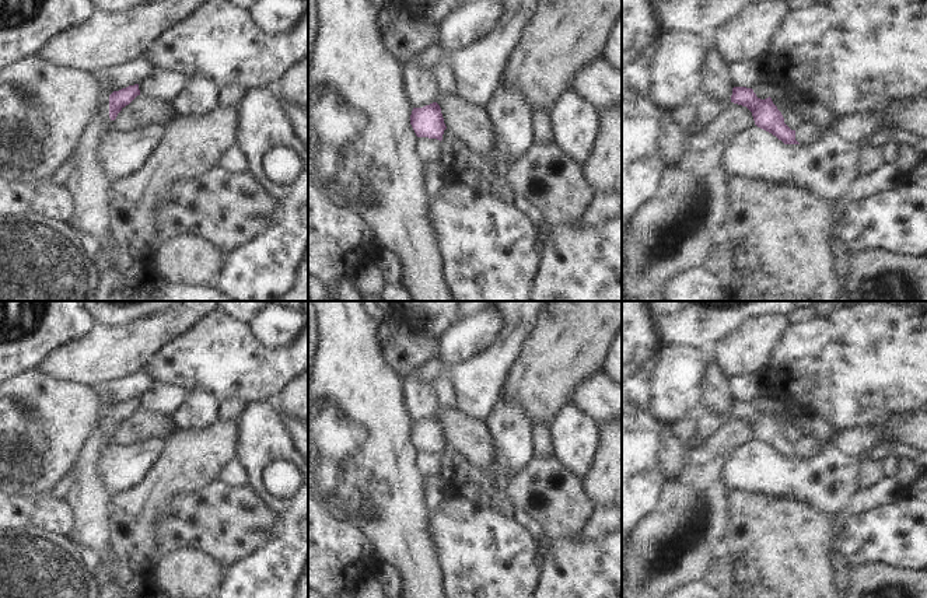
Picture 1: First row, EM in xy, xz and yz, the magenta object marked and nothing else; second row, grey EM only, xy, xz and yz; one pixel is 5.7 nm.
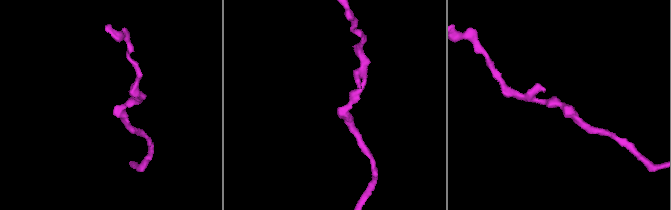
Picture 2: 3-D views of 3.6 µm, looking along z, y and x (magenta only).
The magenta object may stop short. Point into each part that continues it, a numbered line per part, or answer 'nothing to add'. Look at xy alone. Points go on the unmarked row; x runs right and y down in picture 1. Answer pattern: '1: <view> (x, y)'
nothing to add

